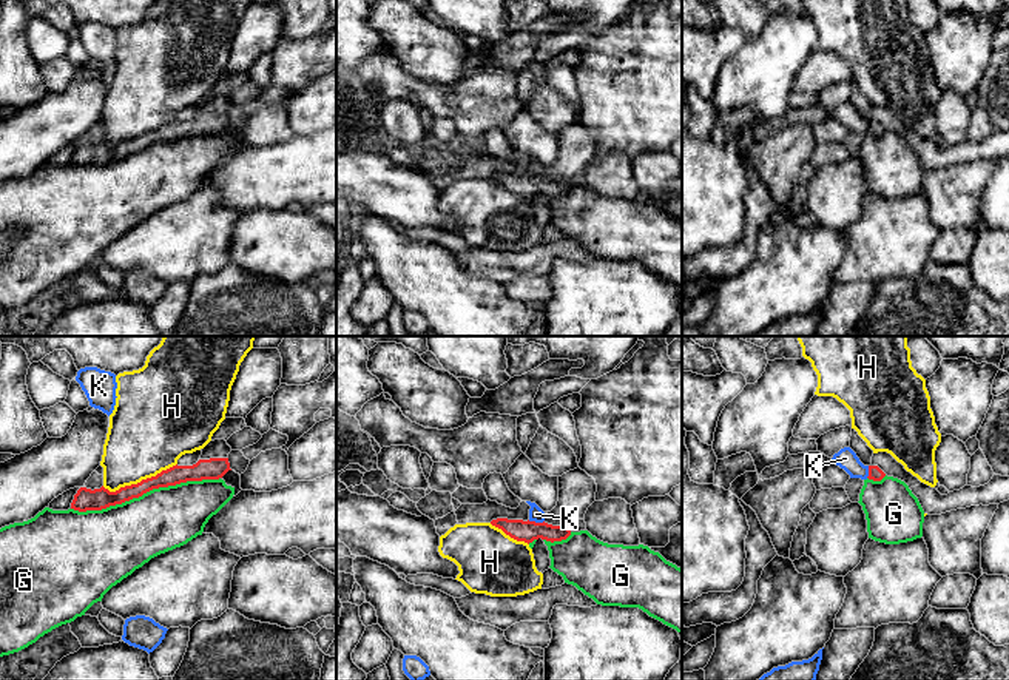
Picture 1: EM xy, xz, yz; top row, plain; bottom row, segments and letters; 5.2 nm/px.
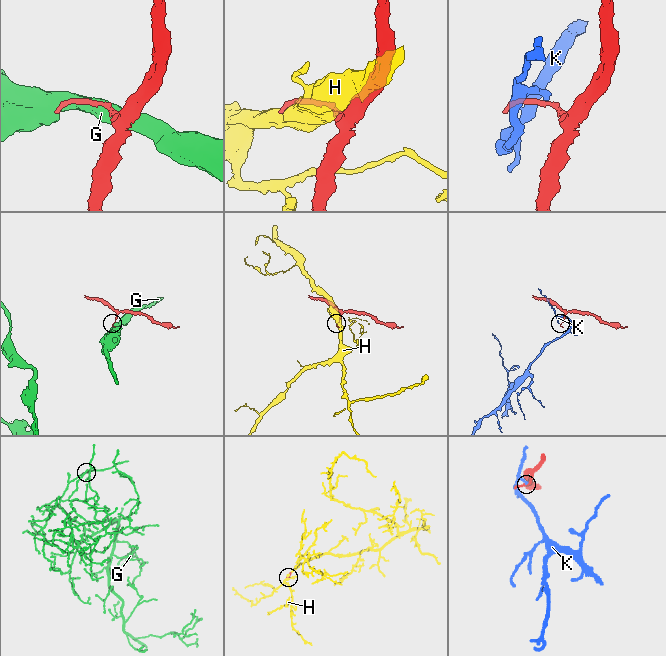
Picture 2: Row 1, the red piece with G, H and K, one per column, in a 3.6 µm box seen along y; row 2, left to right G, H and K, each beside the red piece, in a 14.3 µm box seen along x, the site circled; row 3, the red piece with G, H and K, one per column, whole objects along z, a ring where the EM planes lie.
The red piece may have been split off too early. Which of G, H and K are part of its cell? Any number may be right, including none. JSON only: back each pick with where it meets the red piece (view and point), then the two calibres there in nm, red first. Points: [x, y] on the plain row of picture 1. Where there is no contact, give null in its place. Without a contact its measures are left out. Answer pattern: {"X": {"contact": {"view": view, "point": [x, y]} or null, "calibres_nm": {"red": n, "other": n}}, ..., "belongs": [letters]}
{"belongs": []}

